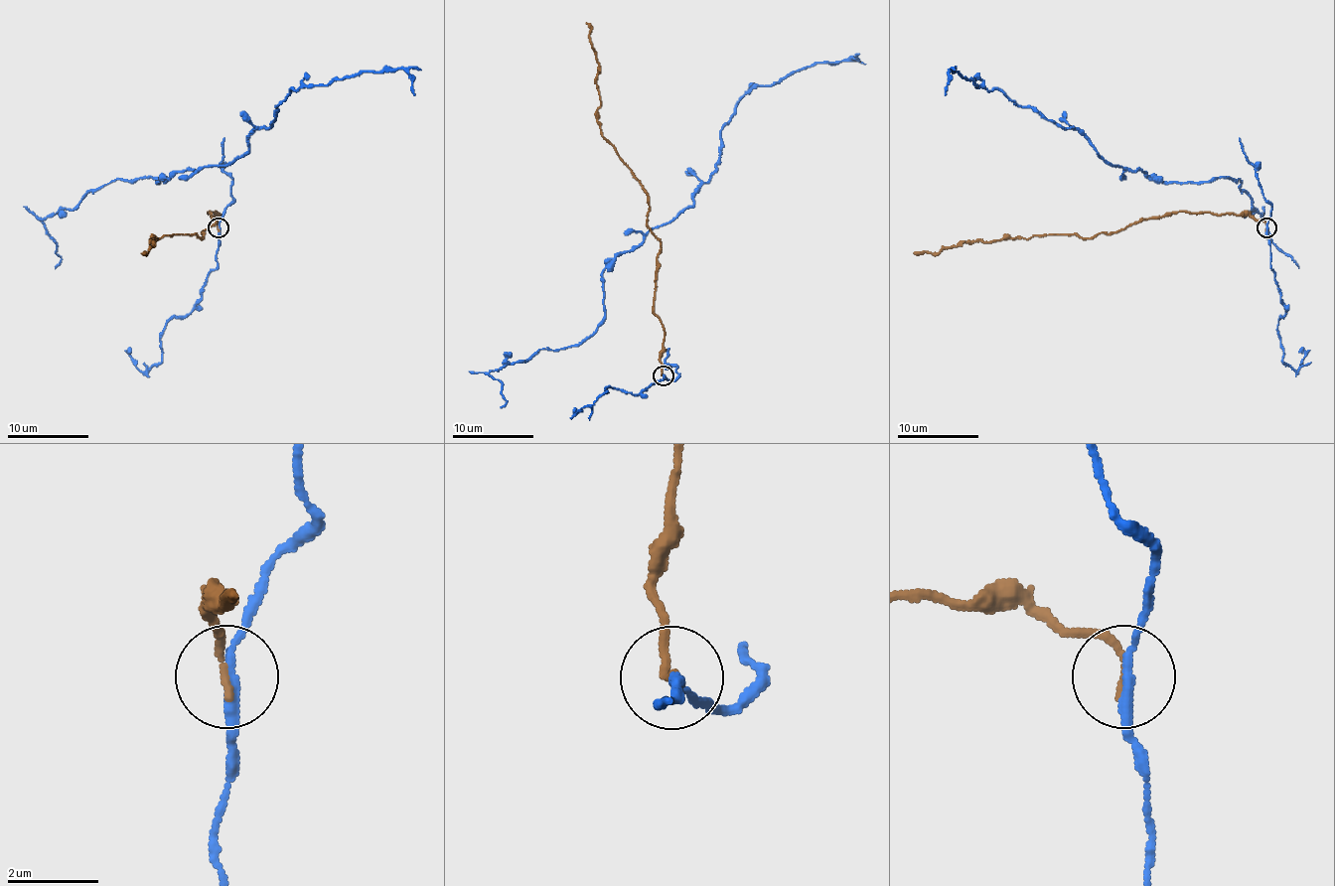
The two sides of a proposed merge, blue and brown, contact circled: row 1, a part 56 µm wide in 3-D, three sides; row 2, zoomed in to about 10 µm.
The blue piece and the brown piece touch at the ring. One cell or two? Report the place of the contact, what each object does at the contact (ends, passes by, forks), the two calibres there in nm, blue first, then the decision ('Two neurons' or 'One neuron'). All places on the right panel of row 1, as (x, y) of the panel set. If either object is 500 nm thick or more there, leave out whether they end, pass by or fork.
Place: (1266, 227). At the ring blue passes by. At the ring brown ends. Thickness 240 nm (blue) against 160 nm. Two neurons

